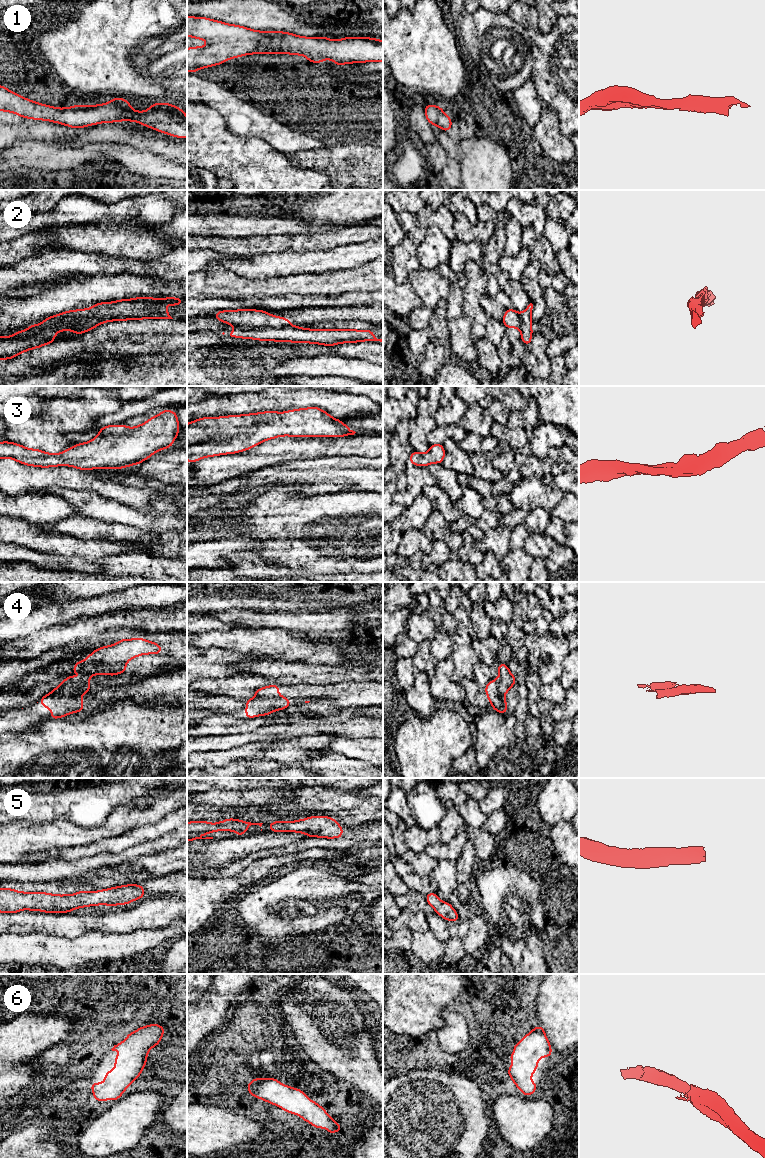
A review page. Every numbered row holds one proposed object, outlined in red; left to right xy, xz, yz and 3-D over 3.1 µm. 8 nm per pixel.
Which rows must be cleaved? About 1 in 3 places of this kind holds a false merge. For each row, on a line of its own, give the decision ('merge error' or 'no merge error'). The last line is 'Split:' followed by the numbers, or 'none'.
1: no merge error
2: merge error
3: no merge error
4: merge error
5: no merge error
6: no merge error
Split: 2, 4

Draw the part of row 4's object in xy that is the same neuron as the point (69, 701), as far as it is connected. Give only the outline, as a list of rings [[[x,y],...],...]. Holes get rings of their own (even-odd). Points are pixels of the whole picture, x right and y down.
[[[66,686],[62,689],[61,694],[49,693],[43,696],[38,702],[43,707],[52,710],[50,720],[54,720],[71,713],[82,712],[84,704],[81,701],[81,696],[84,693],[81,690],[73,690],[71,687]]]

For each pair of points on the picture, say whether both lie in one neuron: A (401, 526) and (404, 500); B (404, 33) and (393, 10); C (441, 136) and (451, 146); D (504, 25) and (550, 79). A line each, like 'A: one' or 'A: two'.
A: two
B: two
C: one
D: two

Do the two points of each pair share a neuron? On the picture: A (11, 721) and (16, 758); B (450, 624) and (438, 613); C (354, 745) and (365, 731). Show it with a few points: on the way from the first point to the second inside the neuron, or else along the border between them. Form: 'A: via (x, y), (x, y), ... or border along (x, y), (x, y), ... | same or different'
A: border along (36, 727), (26, 731), (10, 733) | different
B: via (447, 622), (441, 616) | same
C: border along (372, 737), (358, 738) | different

